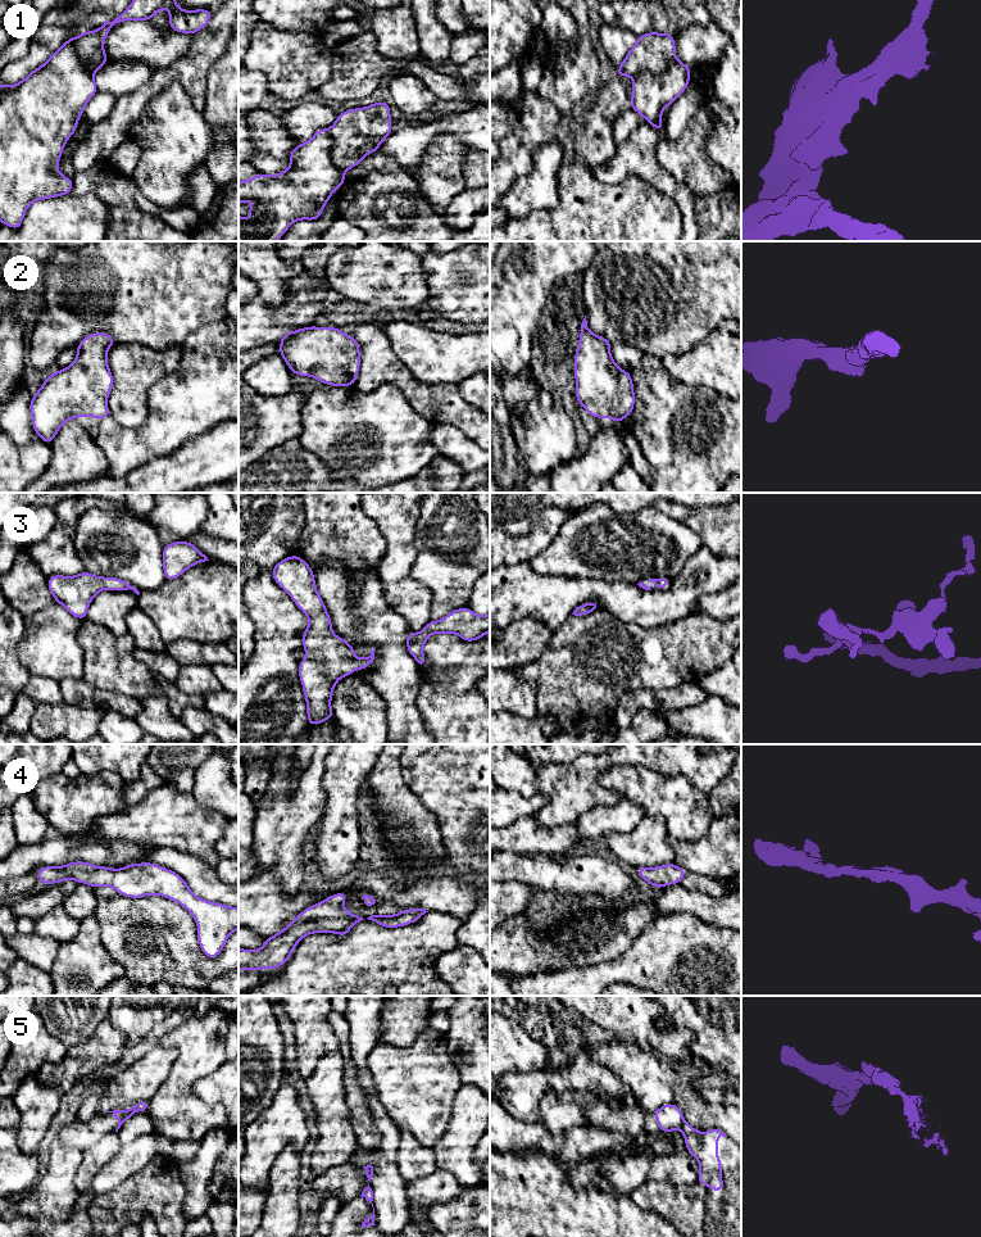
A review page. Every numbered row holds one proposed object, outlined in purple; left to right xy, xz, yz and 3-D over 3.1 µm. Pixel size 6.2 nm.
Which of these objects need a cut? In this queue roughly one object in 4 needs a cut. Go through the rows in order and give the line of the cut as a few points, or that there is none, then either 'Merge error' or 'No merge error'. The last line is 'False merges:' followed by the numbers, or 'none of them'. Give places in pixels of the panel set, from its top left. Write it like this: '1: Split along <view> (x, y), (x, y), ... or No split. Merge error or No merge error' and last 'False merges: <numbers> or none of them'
1: Split along yz (675, 58), (663, 71), (641, 71), (632, 77). Merge error
2: No split. No merge error
3: No split. No merge error
4: No split. No merge error
5: Split along yz (685, 1122), (680, 1128). Merge error
False merges: 1, 5

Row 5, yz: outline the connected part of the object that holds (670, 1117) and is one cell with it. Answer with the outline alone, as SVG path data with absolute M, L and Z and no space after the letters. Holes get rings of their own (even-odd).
M666 1104L654 1111L657 1124L660 1132L672 1132L681 1129L685 1123L681 1109L675 1104Z

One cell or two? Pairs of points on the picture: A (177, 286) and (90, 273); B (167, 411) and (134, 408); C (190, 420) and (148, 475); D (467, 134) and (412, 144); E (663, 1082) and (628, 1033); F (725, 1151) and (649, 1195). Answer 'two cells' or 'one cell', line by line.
A: one cell
B: two cells
C: two cells
D: one cell
E: two cells
F: one cell

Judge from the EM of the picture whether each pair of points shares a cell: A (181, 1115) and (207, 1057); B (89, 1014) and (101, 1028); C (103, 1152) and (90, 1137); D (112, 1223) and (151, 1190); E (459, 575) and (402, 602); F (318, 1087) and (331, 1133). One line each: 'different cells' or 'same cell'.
A: same cell
B: different cells
C: different cells
D: same cell
E: different cells
F: same cell

